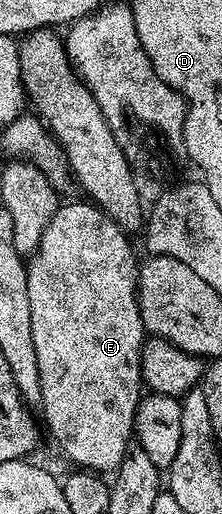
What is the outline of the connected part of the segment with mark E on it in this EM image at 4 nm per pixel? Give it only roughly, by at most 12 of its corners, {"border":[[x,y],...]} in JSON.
{"border":[[60,205],[25,266],[38,405],[115,472],[141,397],[137,261]]}

